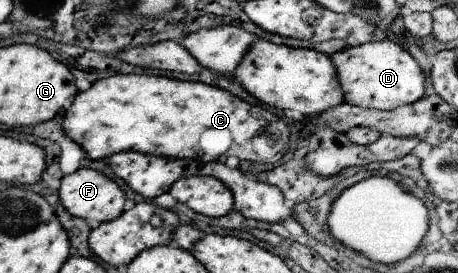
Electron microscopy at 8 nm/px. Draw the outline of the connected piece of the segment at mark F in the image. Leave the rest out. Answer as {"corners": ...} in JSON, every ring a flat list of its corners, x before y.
{"corners":[[80,167,76,172,64,175,58,190,62,206,73,216,82,220,98,220,100,223,110,222,123,214,124,192,114,180,106,178,100,171]]}

